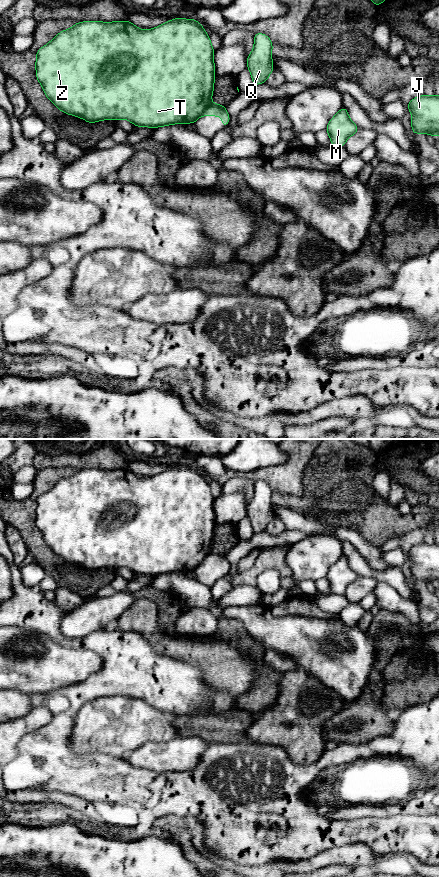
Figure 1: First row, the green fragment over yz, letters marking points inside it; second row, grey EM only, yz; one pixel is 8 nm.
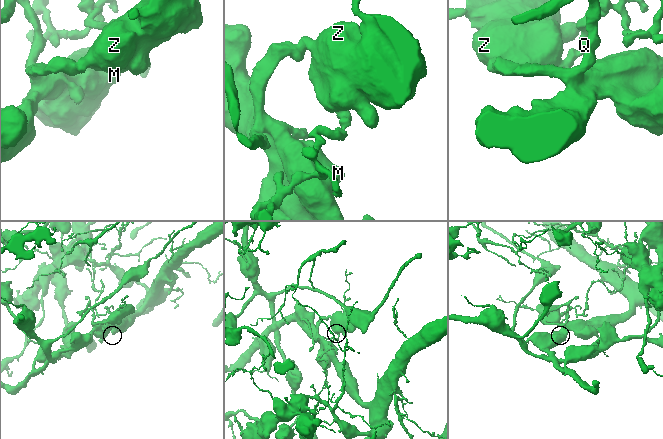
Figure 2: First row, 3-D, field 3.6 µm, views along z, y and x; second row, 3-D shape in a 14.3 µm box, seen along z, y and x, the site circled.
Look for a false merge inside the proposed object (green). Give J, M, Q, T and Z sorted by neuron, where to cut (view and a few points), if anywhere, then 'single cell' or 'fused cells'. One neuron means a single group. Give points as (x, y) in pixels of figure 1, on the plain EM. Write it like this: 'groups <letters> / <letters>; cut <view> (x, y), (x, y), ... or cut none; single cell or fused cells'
groups J M T Z / Q; cut yz (210, 550), (200, 562); fused cells

